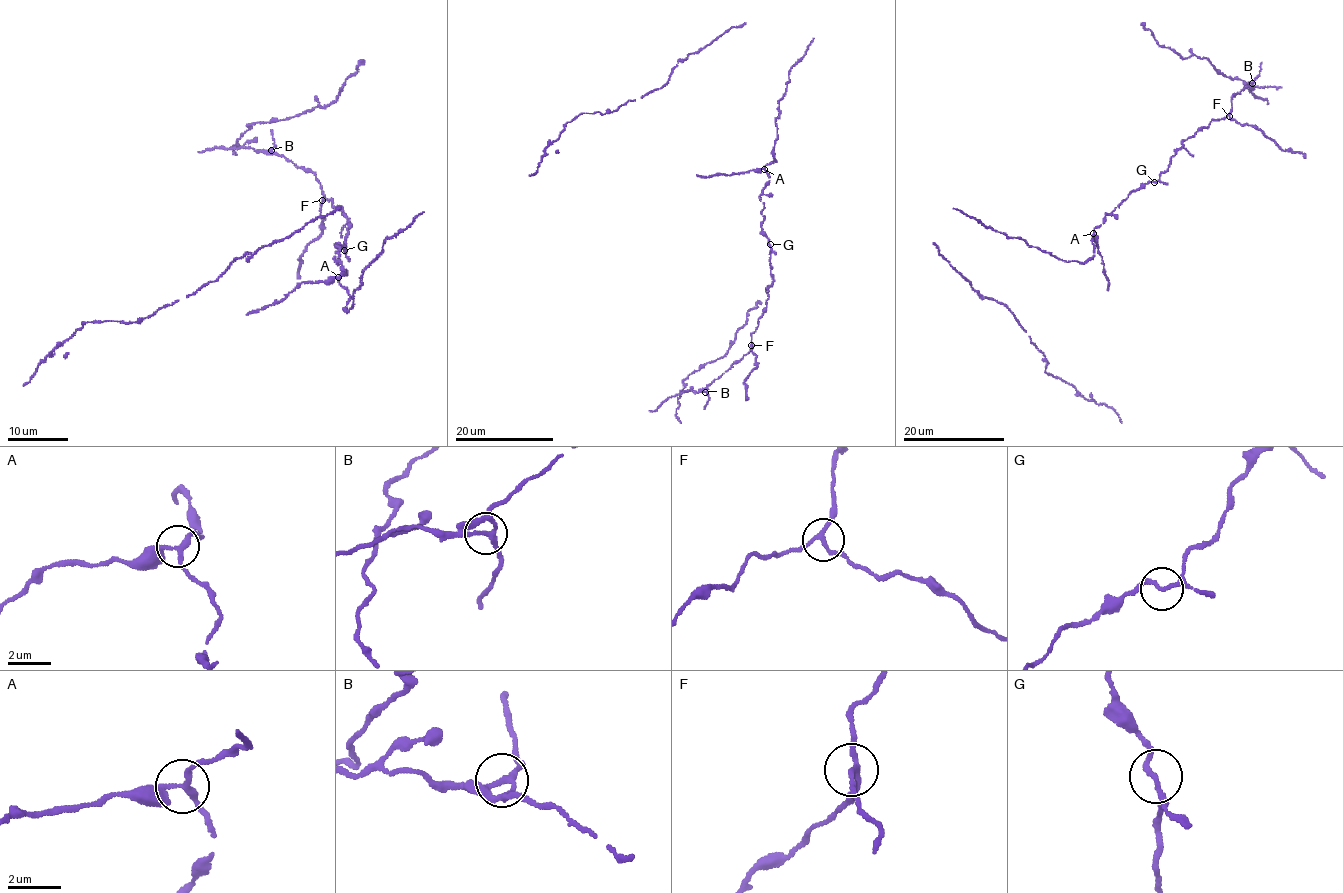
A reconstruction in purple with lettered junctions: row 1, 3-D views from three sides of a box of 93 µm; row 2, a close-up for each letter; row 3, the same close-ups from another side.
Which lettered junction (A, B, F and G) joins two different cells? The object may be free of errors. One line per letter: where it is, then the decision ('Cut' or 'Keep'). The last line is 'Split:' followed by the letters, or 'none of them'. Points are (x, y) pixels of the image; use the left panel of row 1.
A: Place: (338, 277). Cut
B: Place: (271, 150). Keep
F: Place: (322, 200). Keep
G: Place: (344, 250). Keep
Split: A

